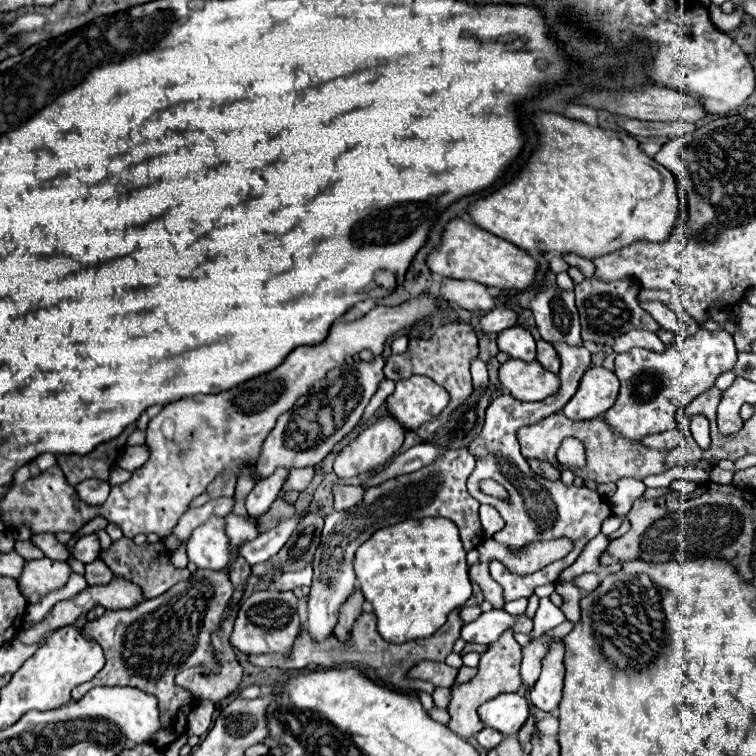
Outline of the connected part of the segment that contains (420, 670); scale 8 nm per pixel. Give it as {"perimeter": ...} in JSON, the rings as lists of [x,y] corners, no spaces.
{"perimeter":[[[424,660],[408,670],[408,678],[428,680],[434,686],[446,686],[446,688],[450,688],[454,684],[456,674],[458,674],[456,668],[452,668],[444,662],[430,662],[430,660]]]}

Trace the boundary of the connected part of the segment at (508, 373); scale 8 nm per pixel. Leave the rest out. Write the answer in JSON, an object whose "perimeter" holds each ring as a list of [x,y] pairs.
{"perimeter":[[[510,358],[498,370],[498,380],[504,392],[522,402],[544,400],[552,392],[556,392],[556,374],[544,370],[536,360],[522,362]]]}

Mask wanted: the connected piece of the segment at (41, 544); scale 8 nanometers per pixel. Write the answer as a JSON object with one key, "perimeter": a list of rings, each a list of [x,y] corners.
{"perimeter":[[[32,534],[30,542],[38,546],[50,560],[68,560],[68,550],[64,544],[60,544],[54,534]]]}

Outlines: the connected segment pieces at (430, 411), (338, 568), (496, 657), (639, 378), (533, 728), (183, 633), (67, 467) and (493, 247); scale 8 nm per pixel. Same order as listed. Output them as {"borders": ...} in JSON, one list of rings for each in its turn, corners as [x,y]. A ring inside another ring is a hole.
{"borders":[[[[410,376],[406,380],[396,382],[396,390],[386,398],[384,408],[406,430],[418,430],[422,424],[436,420],[440,416],[440,412],[448,406],[448,402],[450,402],[450,396],[448,396],[446,388],[436,384],[432,378],[428,378],[428,376]]],[[[456,448],[448,456],[436,460],[436,464],[424,466],[410,474],[390,478],[380,486],[368,488],[362,504],[358,504],[356,508],[350,508],[348,512],[332,512],[326,516],[322,540],[314,554],[312,564],[314,578],[308,596],[308,634],[312,640],[322,642],[334,634],[340,606],[356,590],[356,576],[352,570],[354,552],[376,530],[398,524],[408,518],[444,516],[458,526],[466,552],[478,548],[484,542],[484,530],[478,516],[480,502],[472,498],[470,492],[466,490],[466,480],[474,472],[474,468],[476,468],[476,456],[468,448]]],[[[504,632],[504,636],[496,642],[492,642],[486,652],[480,656],[480,666],[478,666],[478,674],[466,682],[466,684],[456,684],[450,688],[450,728],[462,736],[462,738],[470,738],[474,734],[478,734],[484,724],[478,718],[478,706],[484,704],[488,698],[496,698],[502,692],[516,692],[522,684],[520,680],[520,662],[522,662],[522,648],[520,644],[514,640],[512,632]]],[[[700,328],[696,336],[678,336],[666,352],[656,354],[644,348],[632,348],[616,356],[616,376],[620,380],[620,394],[616,404],[602,416],[602,420],[622,438],[646,438],[676,428],[680,408],[688,406],[696,396],[714,386],[718,374],[728,372],[736,364],[734,338],[720,330],[708,332]]],[[[532,714],[526,722],[524,722],[524,726],[520,728],[520,732],[518,732],[518,740],[524,744],[524,742],[530,742],[536,734],[538,734],[538,724],[536,724],[538,720],[536,720],[536,716]]],[[[196,570],[190,578],[190,582],[178,582],[176,586],[172,586],[168,592],[164,592],[158,598],[152,600],[144,600],[144,604],[138,604],[132,610],[118,610],[118,612],[104,612],[102,618],[94,620],[94,622],[86,622],[84,626],[84,636],[96,640],[106,656],[106,664],[104,668],[90,680],[84,682],[80,686],[76,686],[72,690],[72,698],[80,700],[88,690],[92,690],[94,686],[134,686],[134,688],[142,688],[144,692],[150,692],[158,698],[158,708],[160,708],[160,720],[162,720],[162,730],[152,736],[152,744],[160,750],[164,750],[166,746],[170,746],[180,734],[184,734],[186,730],[186,718],[190,714],[190,710],[194,708],[194,698],[184,690],[178,688],[174,684],[174,676],[184,670],[184,668],[192,668],[192,666],[200,666],[202,670],[218,670],[220,664],[216,662],[216,654],[210,642],[212,632],[216,632],[220,628],[222,616],[224,616],[224,608],[230,602],[234,588],[232,582],[228,580],[228,574],[224,570],[220,572],[204,572],[204,570]]],[[[134,424],[124,430],[118,438],[104,442],[100,446],[96,446],[90,454],[60,454],[58,456],[58,464],[68,480],[68,484],[76,486],[78,482],[86,480],[86,478],[100,478],[100,480],[108,480],[108,472],[110,466],[116,462],[120,450],[126,444],[128,434],[134,430]]],[[[460,218],[446,224],[442,244],[426,258],[426,264],[438,276],[476,280],[484,286],[494,286],[500,290],[528,290],[534,284],[538,272],[538,262],[528,252]]]]}

